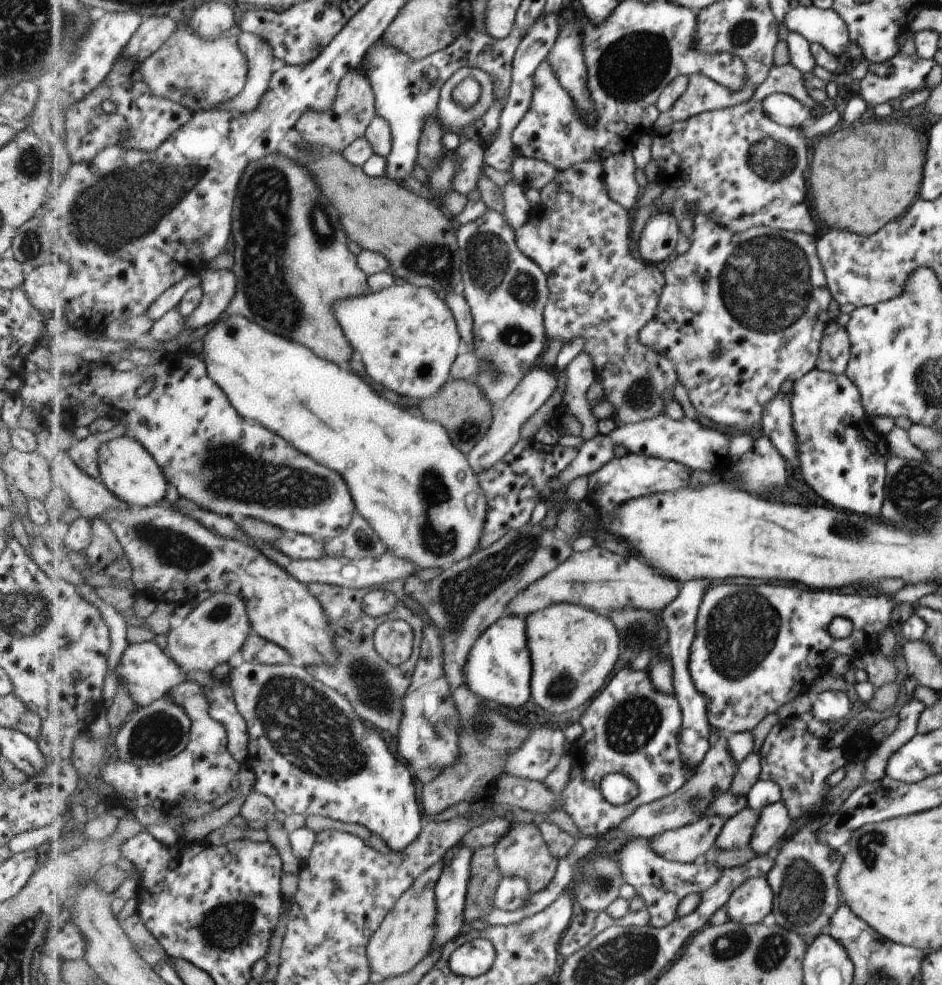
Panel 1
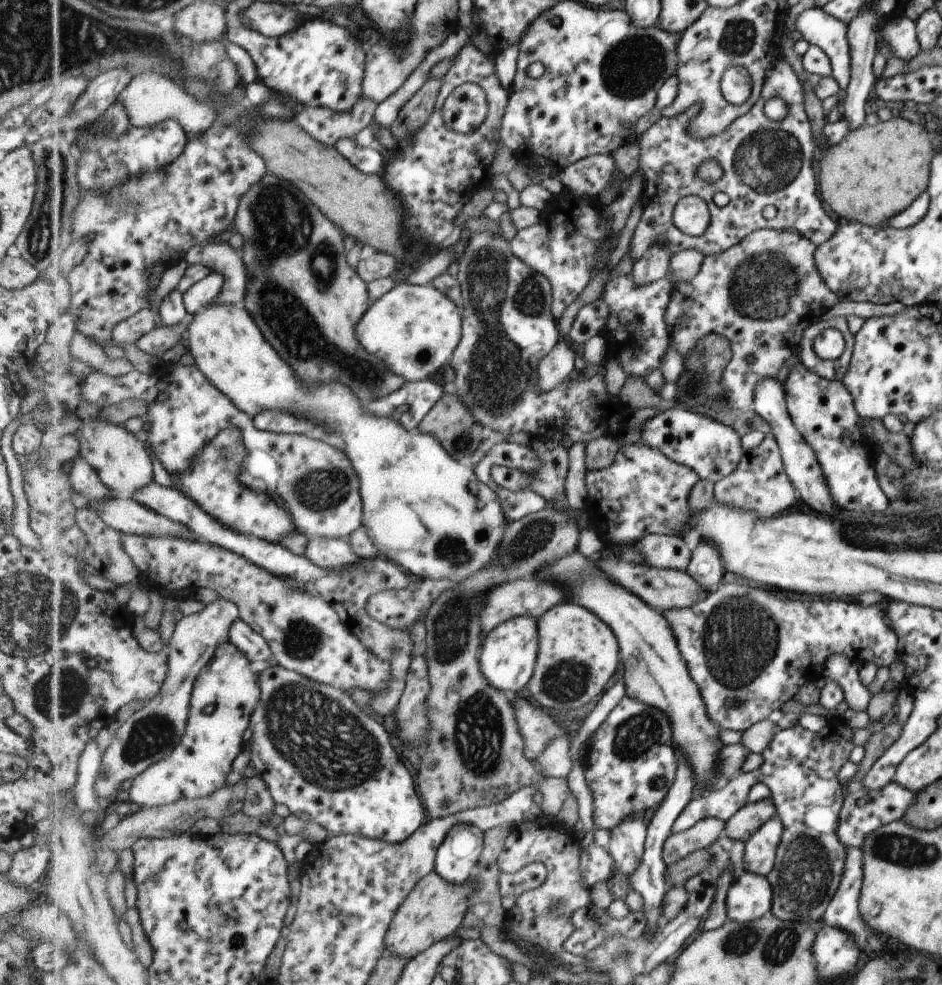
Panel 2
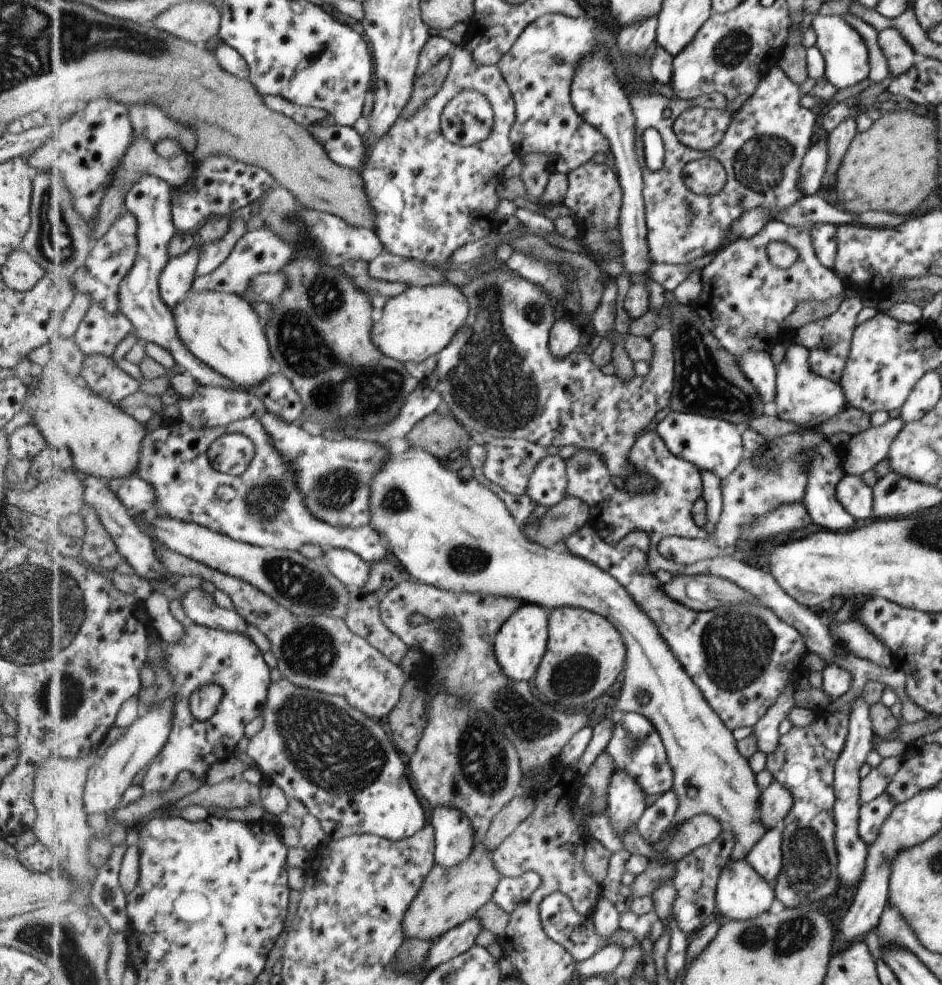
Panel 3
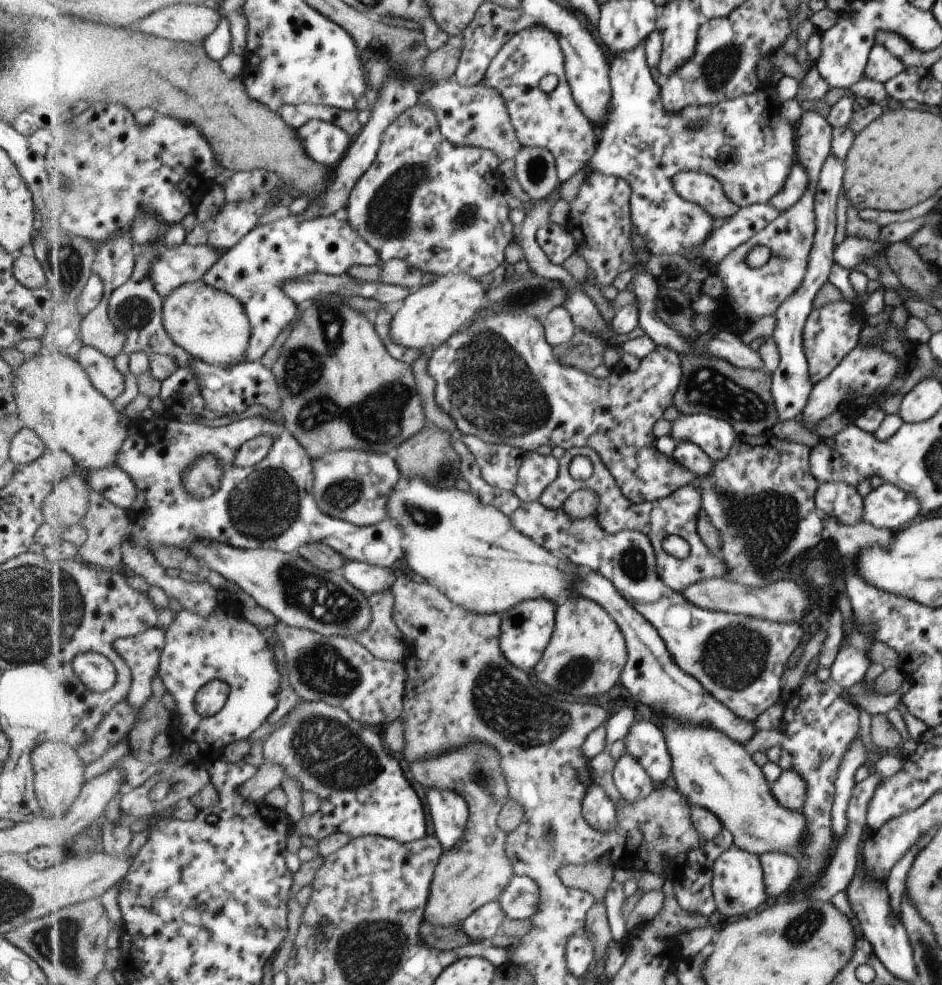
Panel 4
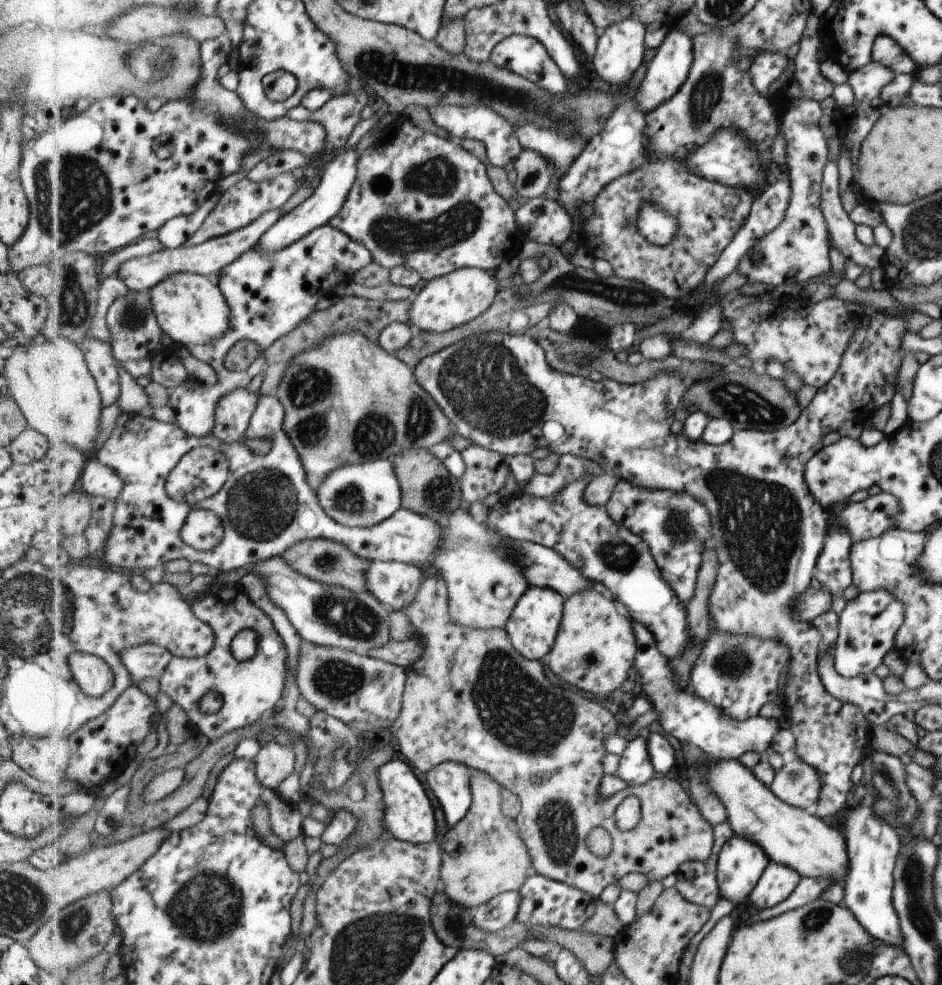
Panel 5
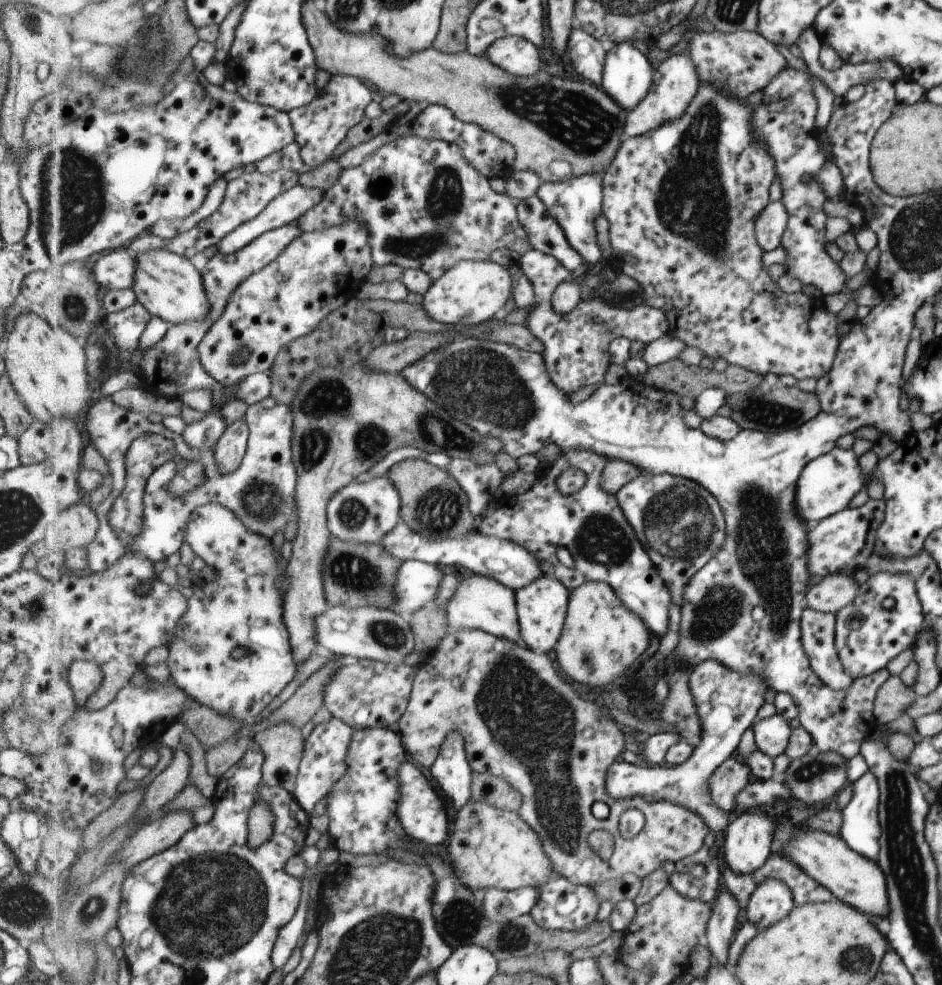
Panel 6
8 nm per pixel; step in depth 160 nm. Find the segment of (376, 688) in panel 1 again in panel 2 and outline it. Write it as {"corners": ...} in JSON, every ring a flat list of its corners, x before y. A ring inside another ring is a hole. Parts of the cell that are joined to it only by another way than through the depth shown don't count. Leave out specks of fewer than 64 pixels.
{"corners":[[377,555,375,558,367,560,372,560,372,567,368,571,351,571,342,577,337,574,323,577,315,583,314,590,329,604,334,605,334,609,338,612,339,616,342,617,347,628,349,628,351,632,357,634,359,640,362,640,363,644,366,645,367,648,371,648,371,650,379,656,380,659,389,658,389,660,391,660,392,681,385,691,378,695,376,693,362,691,361,689,352,689,351,692,349,692,349,694,362,706,363,710,366,712,373,711,377,715,386,718,389,716,393,717,393,714,397,712,400,700,402,699,406,682,410,674,410,666,413,660,413,658,411,658,413,642,411,642,411,634,409,631,397,632,397,630,393,630,393,627,387,626,386,624,379,624,379,621,370,615,370,612,368,611,368,602,375,593,407,588,407,586,411,584,411,581,409,581,409,573,402,569,400,564,397,564,395,561,392,561,385,556]]}

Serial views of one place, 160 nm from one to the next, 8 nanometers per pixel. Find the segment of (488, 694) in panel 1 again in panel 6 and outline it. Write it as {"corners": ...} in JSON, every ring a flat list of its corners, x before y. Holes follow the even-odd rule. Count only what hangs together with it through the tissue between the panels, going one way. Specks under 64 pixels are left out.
{"corners":[[541,575,537,580,517,591,518,623,525,646,534,651,547,653,556,648,566,626,571,590,557,577]]}

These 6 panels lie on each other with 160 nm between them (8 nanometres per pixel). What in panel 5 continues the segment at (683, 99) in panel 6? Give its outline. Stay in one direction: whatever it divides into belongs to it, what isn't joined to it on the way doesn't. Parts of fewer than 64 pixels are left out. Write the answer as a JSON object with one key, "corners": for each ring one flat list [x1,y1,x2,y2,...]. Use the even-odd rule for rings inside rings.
{"corners":[[670,30,655,51,656,54,638,90,638,106,647,114,671,100,686,83,694,63,694,41,685,33]]}

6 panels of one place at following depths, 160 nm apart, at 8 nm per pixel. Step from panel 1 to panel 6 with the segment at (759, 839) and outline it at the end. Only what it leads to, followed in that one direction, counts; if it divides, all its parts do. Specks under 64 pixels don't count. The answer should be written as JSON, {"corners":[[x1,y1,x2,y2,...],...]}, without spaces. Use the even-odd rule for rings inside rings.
{"corners":[[765,879,750,896,746,904,745,916,757,932,790,914,794,908,793,892,783,881]]}

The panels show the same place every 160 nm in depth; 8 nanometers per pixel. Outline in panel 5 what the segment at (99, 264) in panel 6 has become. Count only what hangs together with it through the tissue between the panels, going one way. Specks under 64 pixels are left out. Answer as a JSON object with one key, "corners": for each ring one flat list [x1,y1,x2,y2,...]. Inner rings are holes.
{"corners":[[273,209,263,214,255,222,248,224,245,228,230,232,220,237,209,239,200,245,194,247,179,247,178,249,165,249,144,257,134,258,125,261,118,270,117,276,121,277,131,292,141,293,149,292,154,286,157,286,164,278,170,274,180,272,190,272,205,276,215,277,228,264,235,262,240,256,253,249,259,242,259,239,282,217,282,209]]}

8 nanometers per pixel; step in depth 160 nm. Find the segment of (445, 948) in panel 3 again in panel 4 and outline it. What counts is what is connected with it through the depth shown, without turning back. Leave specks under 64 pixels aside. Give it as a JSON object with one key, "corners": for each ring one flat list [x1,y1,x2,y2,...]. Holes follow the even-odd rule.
{"corners":[[491,901,475,911,463,925,463,931,469,935,474,942,491,939,495,934,501,933,504,920,507,918,504,908,499,901]]}

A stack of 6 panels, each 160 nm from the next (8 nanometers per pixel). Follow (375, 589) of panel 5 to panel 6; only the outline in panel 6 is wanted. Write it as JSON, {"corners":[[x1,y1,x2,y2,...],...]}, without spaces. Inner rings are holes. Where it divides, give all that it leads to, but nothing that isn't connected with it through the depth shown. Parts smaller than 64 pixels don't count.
{"corners":[[408,560,399,569,396,582,395,612,419,610,438,597,446,569,425,561]]}

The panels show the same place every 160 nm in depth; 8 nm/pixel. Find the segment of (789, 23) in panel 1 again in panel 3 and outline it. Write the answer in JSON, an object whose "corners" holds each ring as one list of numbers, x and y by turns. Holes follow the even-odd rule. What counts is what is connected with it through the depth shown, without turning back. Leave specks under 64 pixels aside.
{"corners":[[818,15,813,18,810,27,815,31,816,41,814,46,820,50,824,60,825,77,836,90,853,86,861,82,868,75,868,54,866,46,859,33,851,28,837,15]]}

